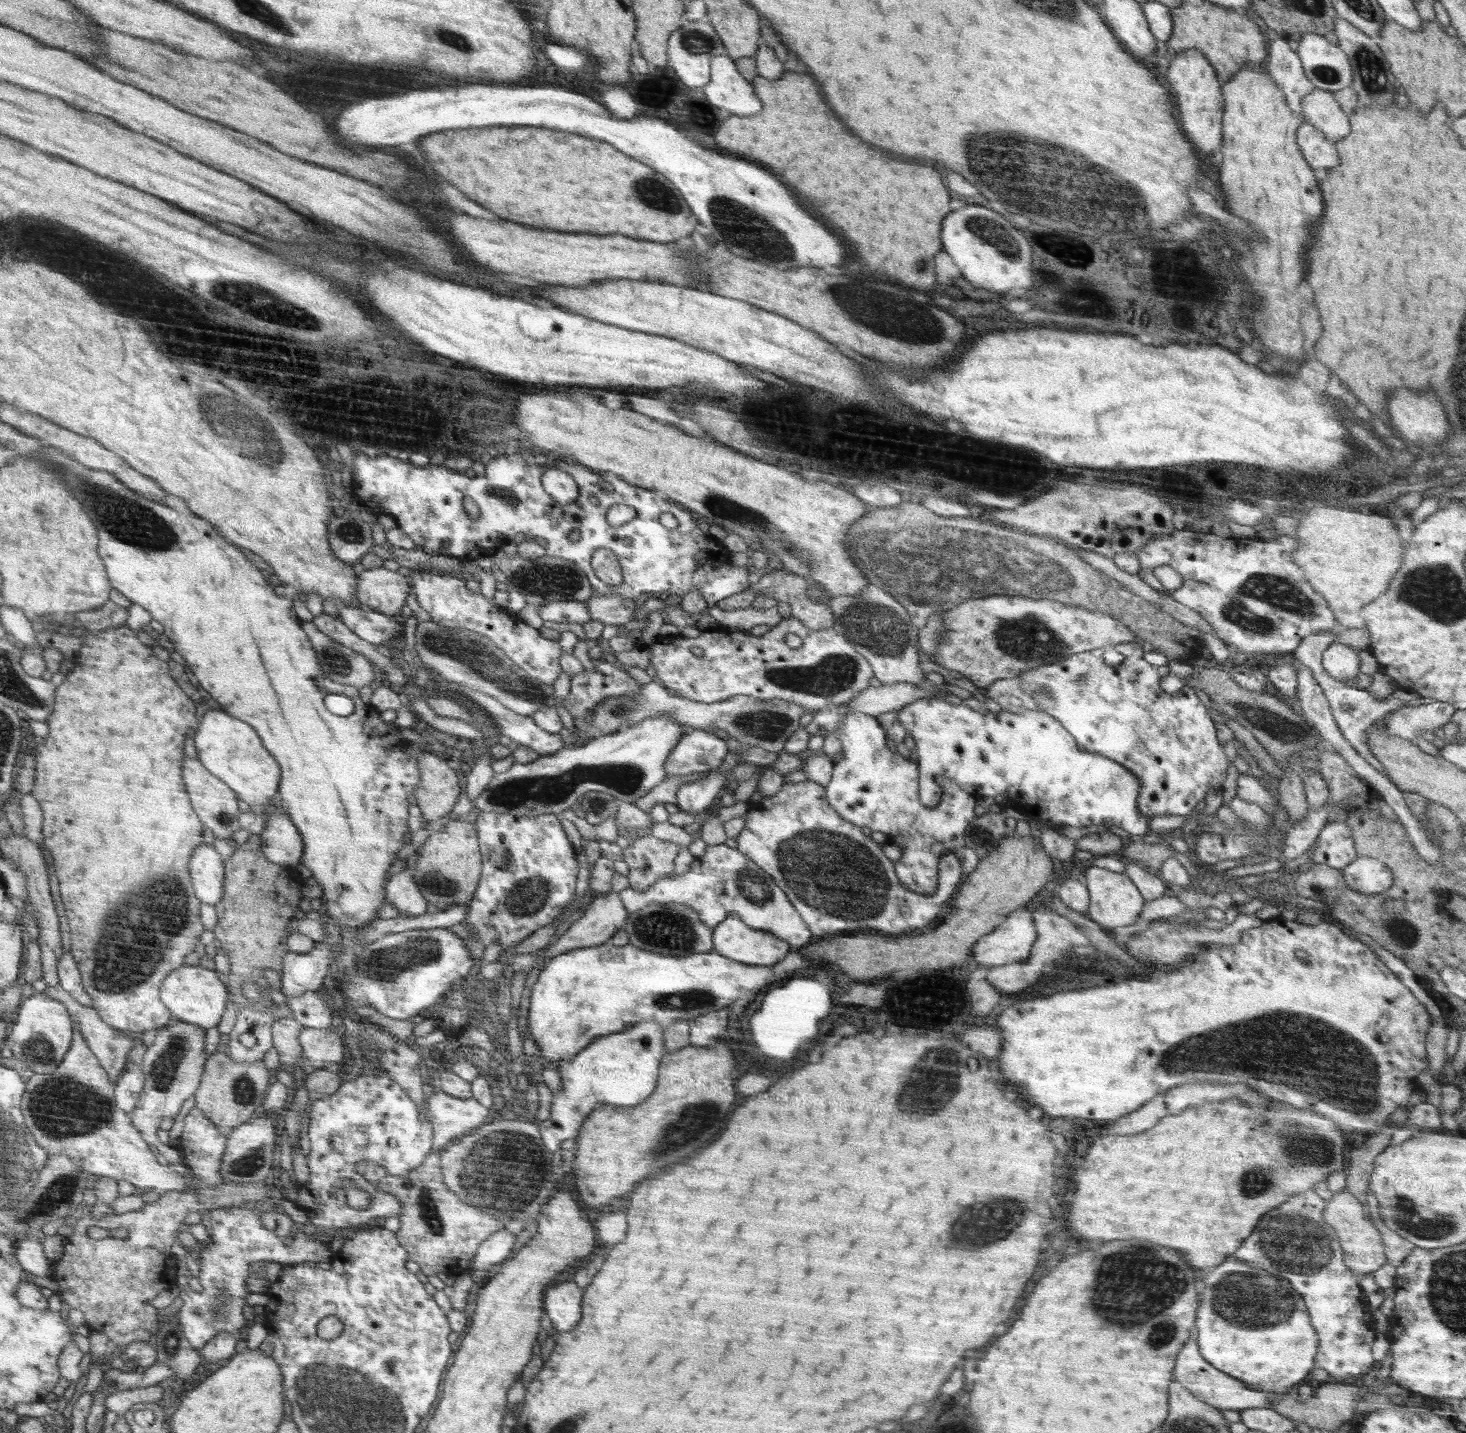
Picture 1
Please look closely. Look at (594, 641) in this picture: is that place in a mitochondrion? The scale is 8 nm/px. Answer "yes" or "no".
no

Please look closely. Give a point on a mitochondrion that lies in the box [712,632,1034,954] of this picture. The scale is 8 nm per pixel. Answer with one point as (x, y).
(834, 874)

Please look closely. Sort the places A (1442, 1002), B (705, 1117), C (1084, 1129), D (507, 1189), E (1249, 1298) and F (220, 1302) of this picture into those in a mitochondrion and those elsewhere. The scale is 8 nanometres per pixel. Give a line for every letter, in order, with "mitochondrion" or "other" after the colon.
A: other
B: mitochondrion
C: other
D: mitochondrion
E: mitochondrion
F: mitochondrion

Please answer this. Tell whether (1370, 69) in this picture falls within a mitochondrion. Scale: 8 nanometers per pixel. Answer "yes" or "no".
yes

